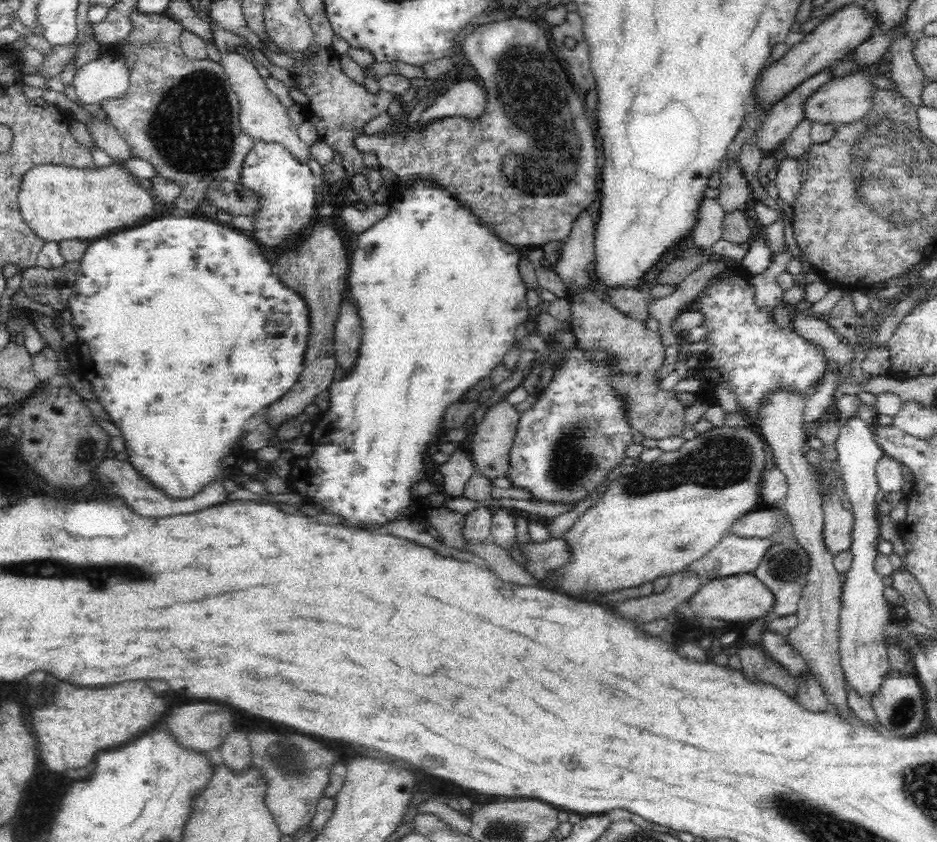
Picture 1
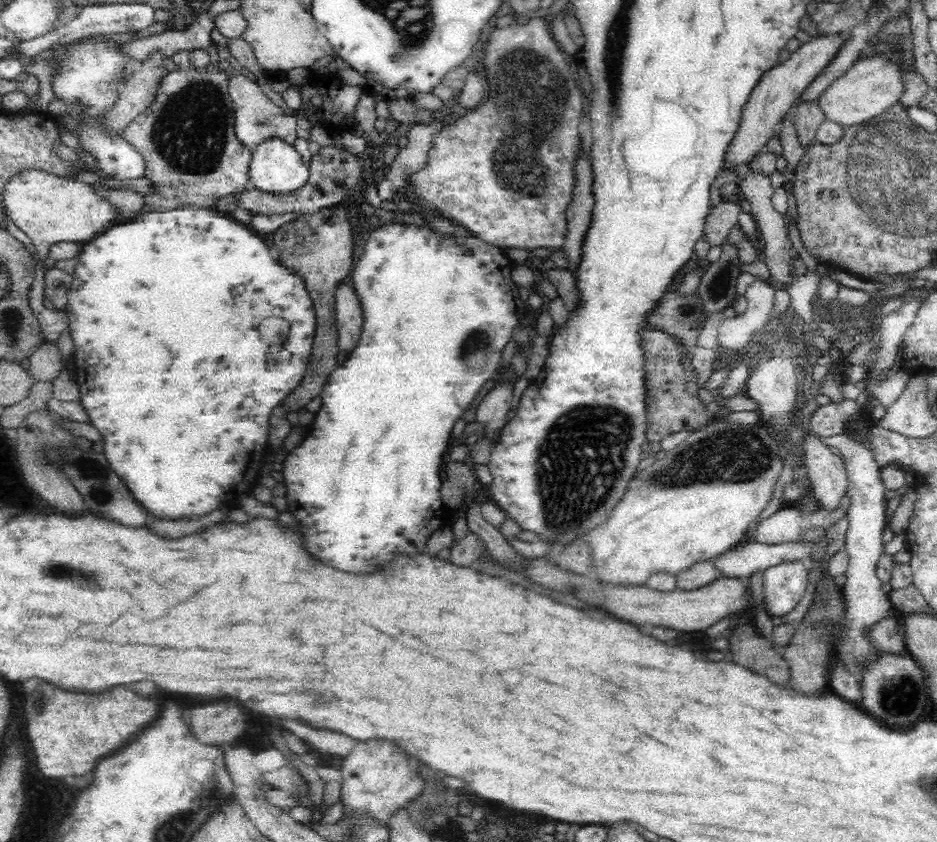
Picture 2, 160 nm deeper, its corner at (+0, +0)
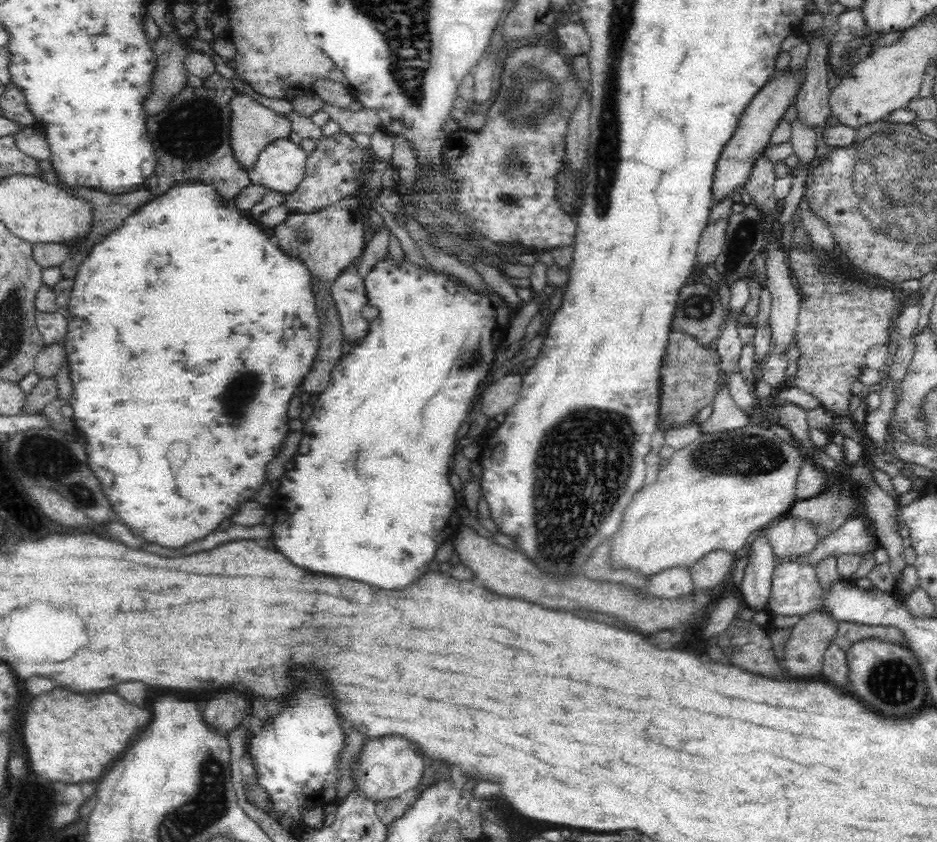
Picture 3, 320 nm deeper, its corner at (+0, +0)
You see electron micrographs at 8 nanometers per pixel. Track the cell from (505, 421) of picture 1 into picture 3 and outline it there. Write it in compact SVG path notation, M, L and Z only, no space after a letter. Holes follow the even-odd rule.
M506 375L490 385L481 395L481 411L489 419L500 419L519 399L522 376Z

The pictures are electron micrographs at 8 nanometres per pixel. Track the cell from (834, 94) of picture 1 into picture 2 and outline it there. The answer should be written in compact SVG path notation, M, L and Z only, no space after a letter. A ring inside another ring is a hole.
M878 54L862 57L819 96L820 108L826 119L843 127L877 117L888 107L900 103L905 92L903 74L902 67L888 58L881 58Z

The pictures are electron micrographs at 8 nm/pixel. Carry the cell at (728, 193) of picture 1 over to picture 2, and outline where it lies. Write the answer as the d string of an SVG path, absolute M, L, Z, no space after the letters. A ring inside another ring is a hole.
M724 203L715 206L706 218L703 229L704 241L711 247L722 246L730 232L739 225L740 204Z

